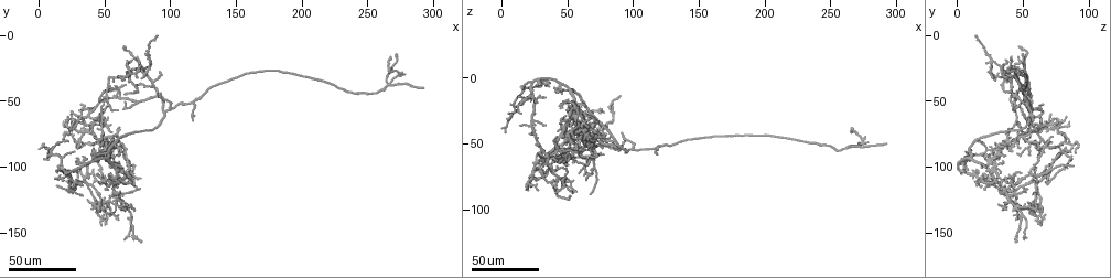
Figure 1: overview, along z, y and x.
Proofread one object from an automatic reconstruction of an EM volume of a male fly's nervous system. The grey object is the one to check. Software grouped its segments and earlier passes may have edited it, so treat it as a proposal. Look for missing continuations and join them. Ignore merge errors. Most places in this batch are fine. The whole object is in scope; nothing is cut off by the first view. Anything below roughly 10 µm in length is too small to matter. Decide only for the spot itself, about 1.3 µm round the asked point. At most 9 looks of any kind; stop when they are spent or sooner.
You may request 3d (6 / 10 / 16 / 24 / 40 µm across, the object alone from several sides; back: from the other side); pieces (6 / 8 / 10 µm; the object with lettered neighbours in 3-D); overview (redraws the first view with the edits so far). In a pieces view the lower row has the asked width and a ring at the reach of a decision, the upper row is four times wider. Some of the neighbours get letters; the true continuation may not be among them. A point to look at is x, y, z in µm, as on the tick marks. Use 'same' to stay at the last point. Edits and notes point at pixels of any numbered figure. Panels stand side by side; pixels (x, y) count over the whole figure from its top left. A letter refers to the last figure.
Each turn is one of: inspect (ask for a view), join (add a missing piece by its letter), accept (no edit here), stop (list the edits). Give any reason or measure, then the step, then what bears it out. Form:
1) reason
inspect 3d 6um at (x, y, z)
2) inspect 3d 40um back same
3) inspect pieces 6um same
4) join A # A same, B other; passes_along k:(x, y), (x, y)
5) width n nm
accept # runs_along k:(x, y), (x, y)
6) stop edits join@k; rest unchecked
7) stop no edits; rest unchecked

inspect 3d 40um at (56, 94, 88)

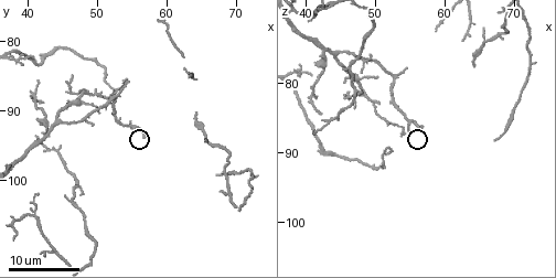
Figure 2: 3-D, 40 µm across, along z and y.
what lies round it
inspect pieces 10um at (57.0, 94.0, 86.0)

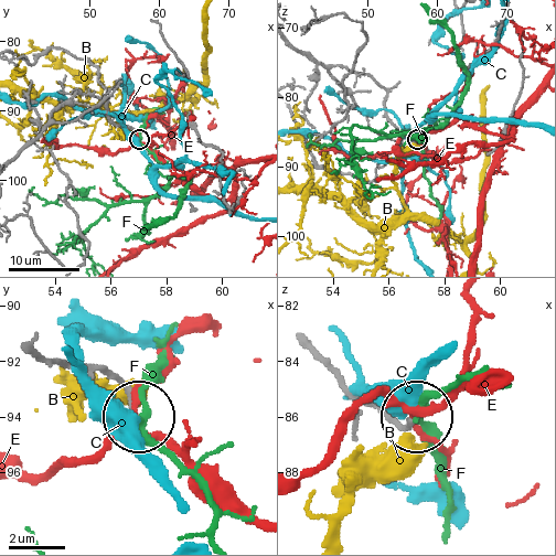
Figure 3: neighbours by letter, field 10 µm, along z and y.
accept # B other, C other, E other, F other; none of them fits

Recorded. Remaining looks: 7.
thick end
inspect 3d 40um at (40, 90, 8)

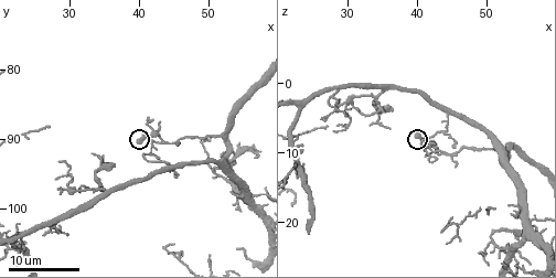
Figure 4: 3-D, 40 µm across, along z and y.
inspect pieces 10um at (40.0, 90.5, 7.5)

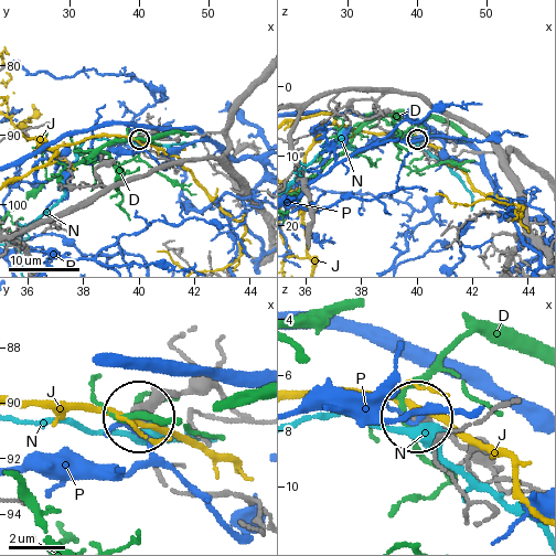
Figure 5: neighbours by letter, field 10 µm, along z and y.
width 480 nm
accept # D other, J other, N other, P other; none of them fits

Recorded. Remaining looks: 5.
inspect 3d 24um at (58, 132, 32)

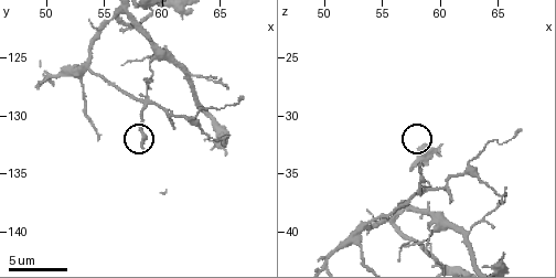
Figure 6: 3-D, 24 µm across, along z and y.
see the neighbours
inspect pieces 6um at (58.4, 132.4, 34.4)

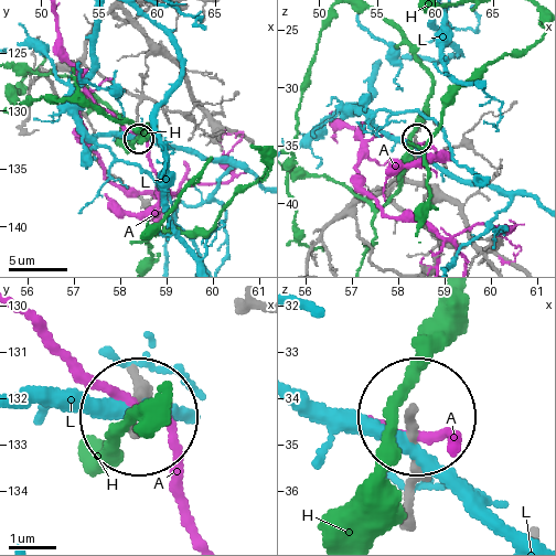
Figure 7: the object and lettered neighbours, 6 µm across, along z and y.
accept # A other, H other, L other; runs_along 7:(415, 501), (415, 421); none of them fits

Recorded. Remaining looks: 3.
long arm stops here
inspect 3d 24um at (292, 40, 52)

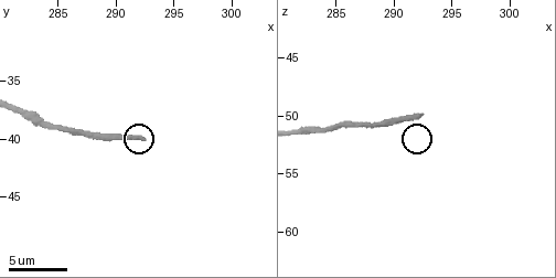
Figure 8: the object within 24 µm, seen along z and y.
see the neighbours
inspect pieces 8um at (292.4, 39.8, 50.0)

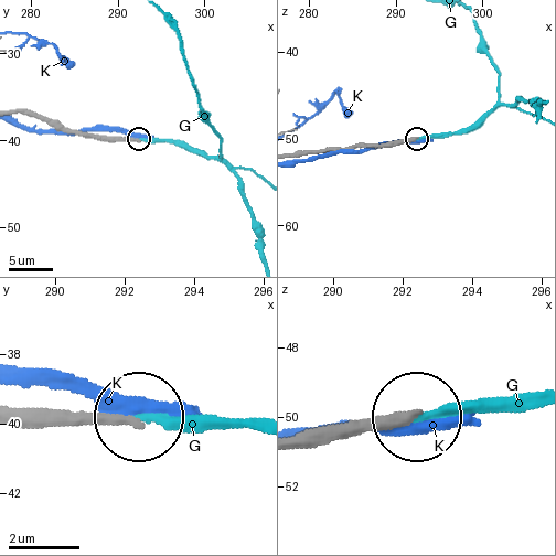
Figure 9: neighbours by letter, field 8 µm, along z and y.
join G # G same, K other; passes_along 9:(115, 137), (167, 141), (221, 157), (218, 137), (210, 126); the cell continues

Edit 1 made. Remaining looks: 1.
stop edits join@9; rest unchecked

